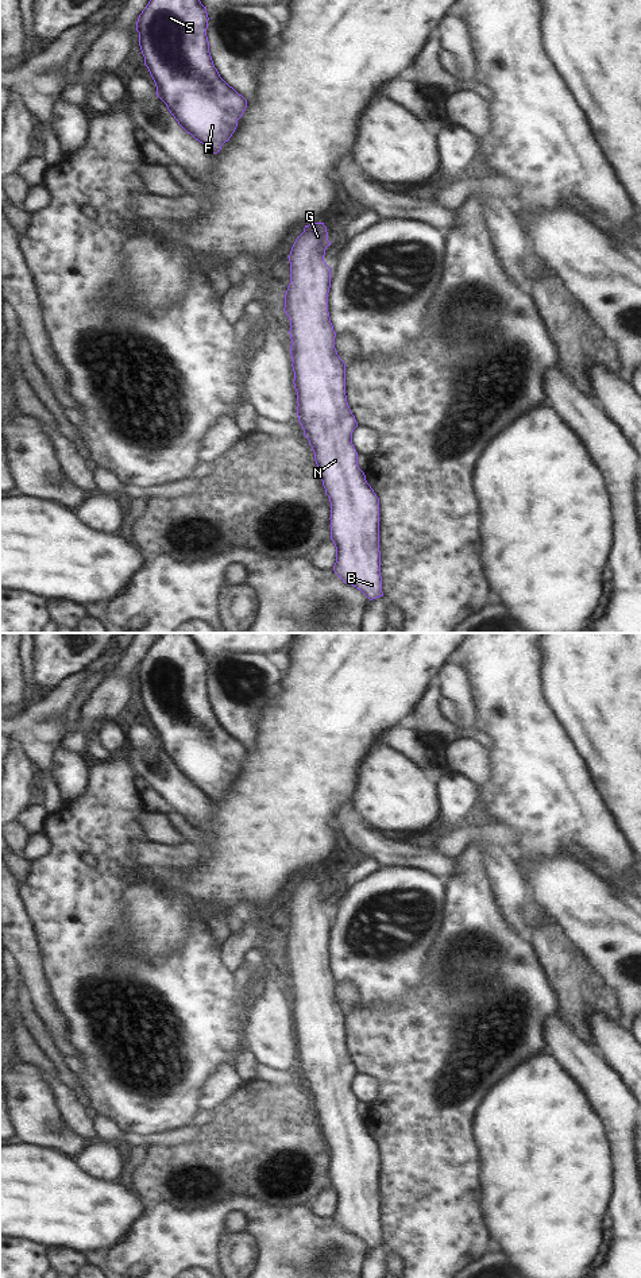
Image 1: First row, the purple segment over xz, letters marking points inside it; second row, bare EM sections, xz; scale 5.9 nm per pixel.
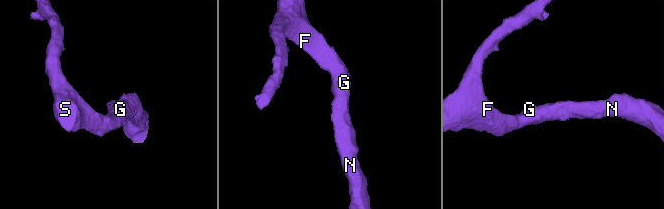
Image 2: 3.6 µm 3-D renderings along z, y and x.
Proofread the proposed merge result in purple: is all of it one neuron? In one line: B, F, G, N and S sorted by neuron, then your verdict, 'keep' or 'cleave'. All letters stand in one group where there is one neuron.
B F G N S | keep

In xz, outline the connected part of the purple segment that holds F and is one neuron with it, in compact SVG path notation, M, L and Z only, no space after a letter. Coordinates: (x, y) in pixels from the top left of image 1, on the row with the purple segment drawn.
M150 0L138 18L139 46L155 86L178 124L206 151L217 154L238 127L247 100L229 86L213 65L206 7L200 0Z

